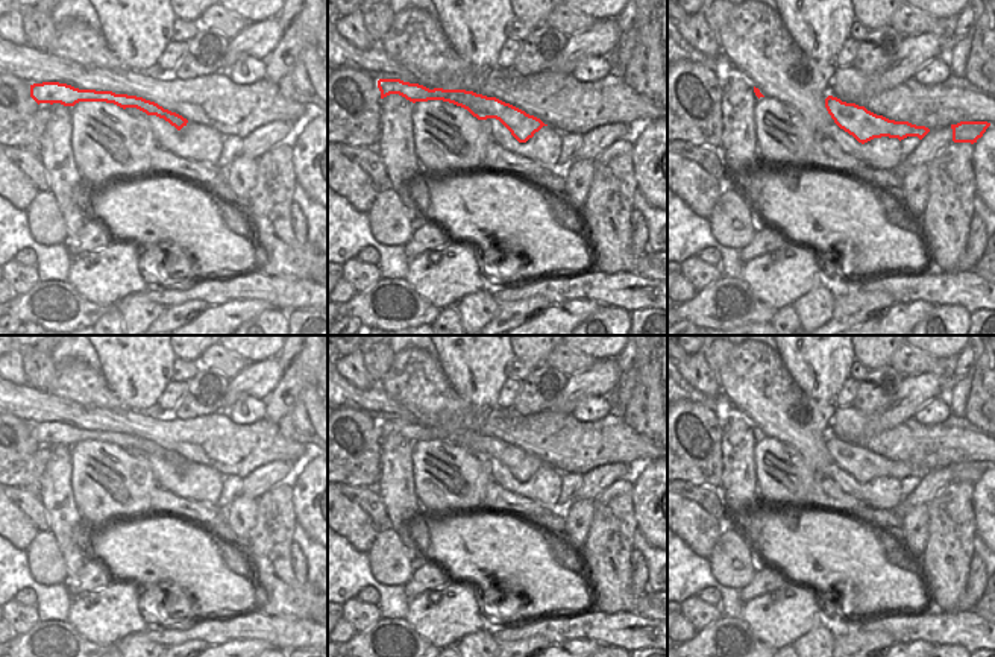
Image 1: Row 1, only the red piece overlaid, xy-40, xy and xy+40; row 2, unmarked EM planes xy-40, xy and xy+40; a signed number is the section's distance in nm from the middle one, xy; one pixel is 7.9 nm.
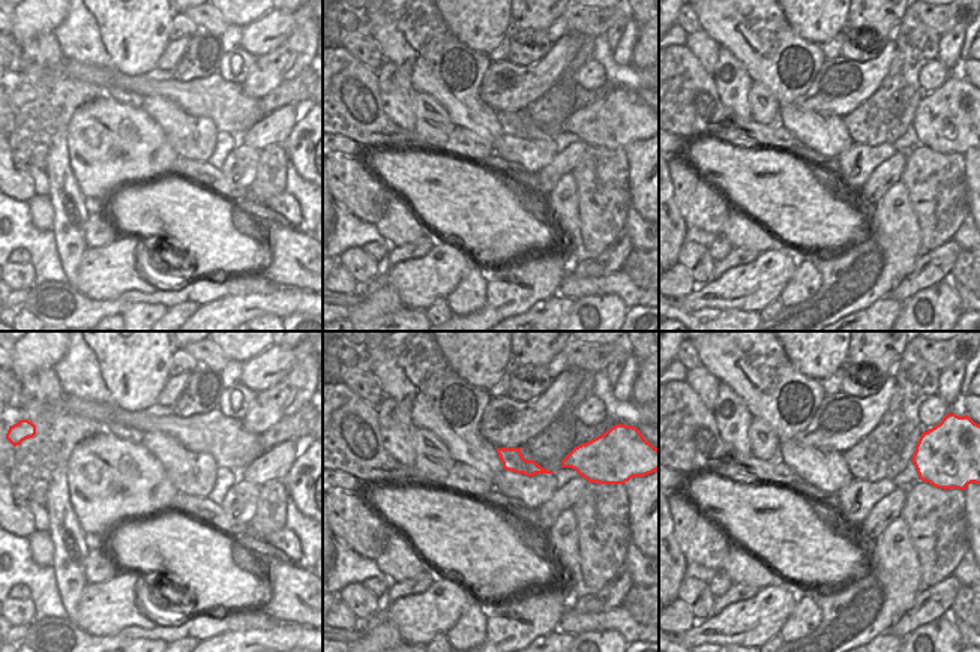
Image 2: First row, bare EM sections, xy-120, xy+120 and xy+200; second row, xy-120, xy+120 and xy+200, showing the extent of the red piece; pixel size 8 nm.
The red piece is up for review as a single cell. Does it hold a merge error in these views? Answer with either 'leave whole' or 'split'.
leave whole

